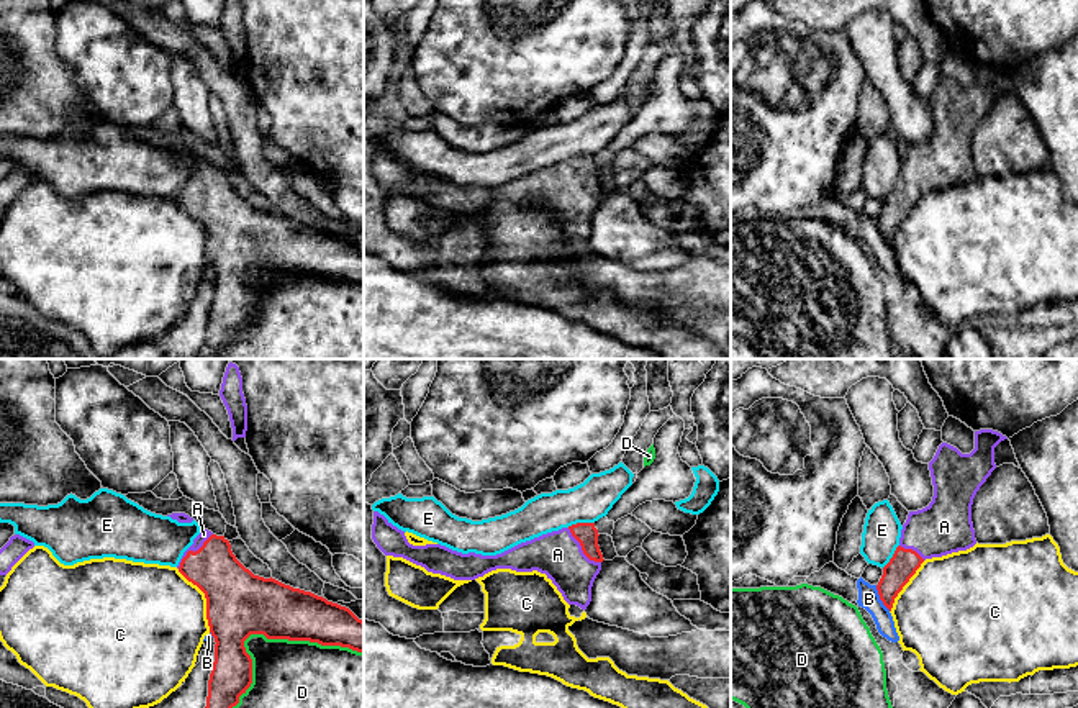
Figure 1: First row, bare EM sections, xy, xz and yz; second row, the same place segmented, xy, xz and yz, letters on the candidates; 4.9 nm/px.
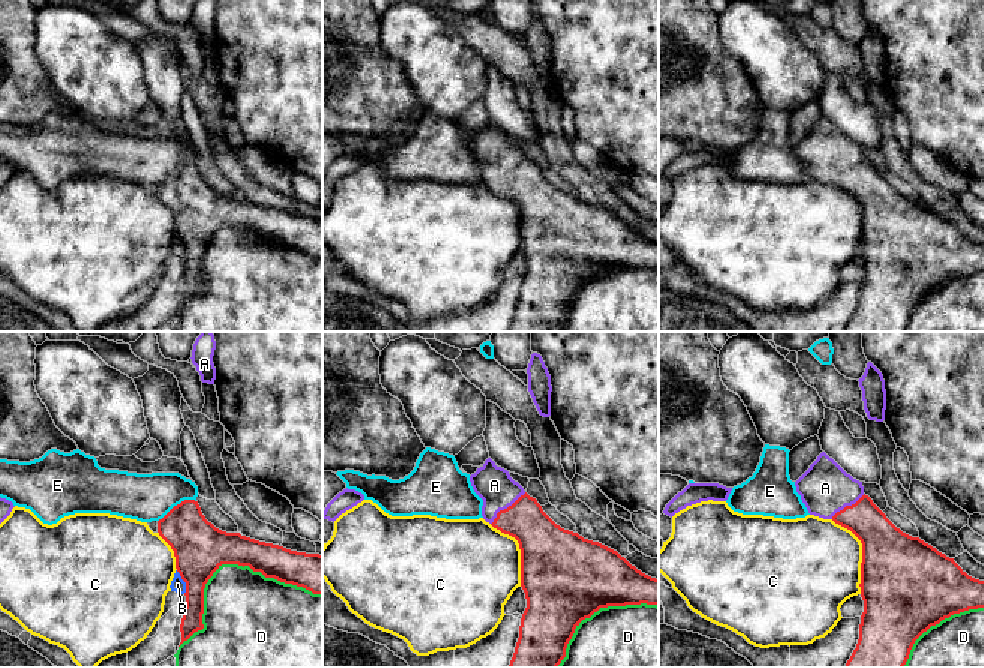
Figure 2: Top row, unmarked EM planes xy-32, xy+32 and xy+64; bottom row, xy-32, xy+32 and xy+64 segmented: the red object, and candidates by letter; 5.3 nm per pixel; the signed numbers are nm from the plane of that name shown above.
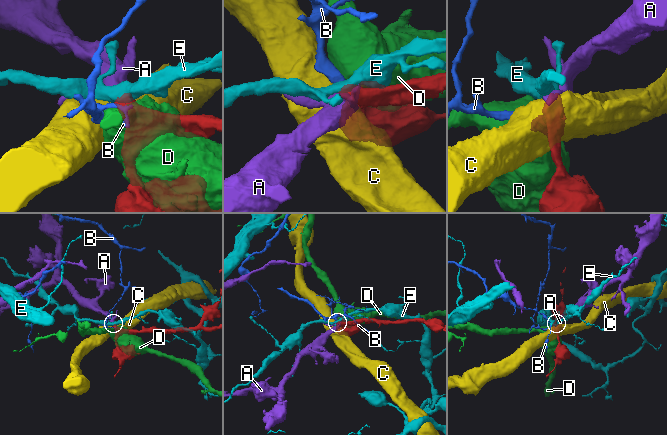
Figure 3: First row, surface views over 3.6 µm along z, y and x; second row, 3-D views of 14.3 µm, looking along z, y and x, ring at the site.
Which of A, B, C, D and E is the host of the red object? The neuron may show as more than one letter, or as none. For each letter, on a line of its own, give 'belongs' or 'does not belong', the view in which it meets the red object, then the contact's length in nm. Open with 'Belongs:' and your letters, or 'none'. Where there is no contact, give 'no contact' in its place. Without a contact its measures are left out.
Belongs: A
A: belongs; meets red in xy; contact 240 nm long
B: does not belong; meets red in yz; contact 150 nm long
C: does not belong; meets red in xy; contact 360 nm long
D: does not belong; meets red in xy; contact 700 nm long
E: does not belong; meets red in xz; contact 140 nm long

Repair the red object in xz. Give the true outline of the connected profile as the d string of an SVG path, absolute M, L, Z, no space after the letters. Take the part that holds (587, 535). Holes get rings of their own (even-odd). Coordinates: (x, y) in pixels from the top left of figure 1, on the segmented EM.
M374 511L372 539L385 556L403 557L428 572L454 580L475 580L496 569L537 570L557 587L568 605L582 610L591 601L591 587L603 554L595 523L577 523L521 542L496 556L462 554L441 544L413 546L405 531Z

